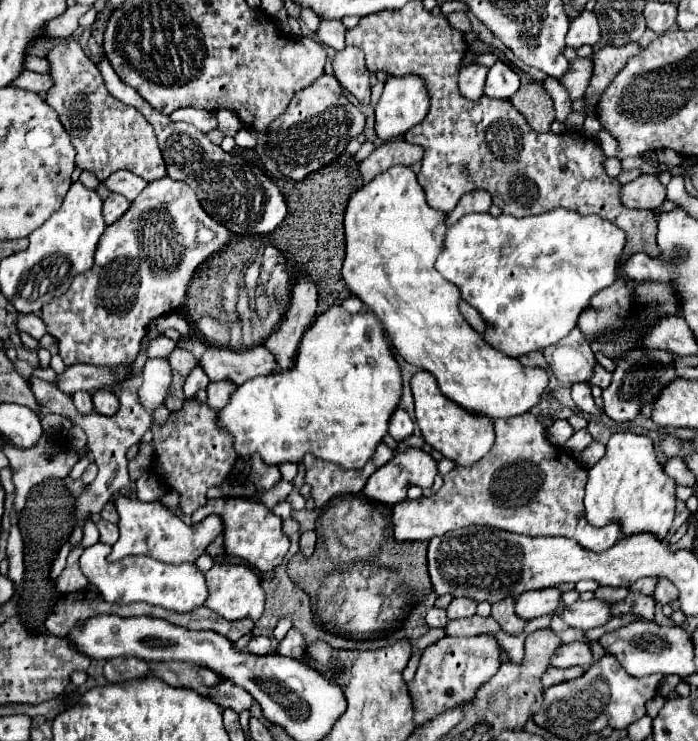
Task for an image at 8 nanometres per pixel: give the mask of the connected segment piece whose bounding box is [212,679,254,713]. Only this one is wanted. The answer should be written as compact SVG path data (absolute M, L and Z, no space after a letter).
M222 679L220 683L222 685L218 687L218 693L212 695L214 703L220 703L222 707L226 705L226 707L234 709L236 713L240 713L244 709L250 709L254 705L254 699L246 691L242 691L242 687L236 687L234 683L230 683L226 679Z

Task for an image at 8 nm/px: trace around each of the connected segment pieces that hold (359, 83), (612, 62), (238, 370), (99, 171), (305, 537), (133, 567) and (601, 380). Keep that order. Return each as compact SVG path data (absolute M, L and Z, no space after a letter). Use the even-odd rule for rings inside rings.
M346 47L336 53L334 57L334 75L340 81L340 85L350 91L354 97L360 99L360 103L370 103L370 75L364 65L364 55L356 47Z
M626 43L622 47L606 45L598 53L592 55L594 73L592 73L592 81L590 81L586 95L584 95L588 99L590 109L594 109L598 105L602 91L610 85L610 81L616 77L616 73L628 63L628 59L634 57L640 49L642 49L640 43Z
M264 345L248 349L208 347L200 359L200 367L210 381L232 379L236 385L242 385L258 375L270 375L276 371L276 359Z
M62 41L48 51L52 87L46 91L46 103L58 113L70 141L76 149L76 167L94 173L100 181L106 175L128 169L146 181L166 175L164 159L154 135L152 125L134 109L114 99L102 81L96 65L88 59L76 41Z
M304 531L300 535L300 553L304 557L310 557L312 551L314 551L314 545L316 545L316 533L314 531Z
M98 541L86 547L80 557L80 571L100 591L102 599L114 605L144 601L176 613L190 613L196 607L202 607L206 603L208 587L204 581L204 573L194 563L182 563L176 567L176 565L164 565L152 557L143 555L128 556L120 561L110 562L106 559L108 553L110 553L110 547Z
M594 365L592 377L588 379L588 385L598 385L602 389L606 389L610 385L610 373L606 373L606 369L602 365Z

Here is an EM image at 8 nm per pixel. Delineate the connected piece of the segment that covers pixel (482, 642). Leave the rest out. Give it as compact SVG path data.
M492 633L472 635L472 637L454 637L446 635L434 645L424 649L418 671L414 679L408 683L410 695L414 699L414 721L422 725L432 719L438 711L454 707L462 701L474 699L476 689L486 683L502 665L502 645L496 641Z

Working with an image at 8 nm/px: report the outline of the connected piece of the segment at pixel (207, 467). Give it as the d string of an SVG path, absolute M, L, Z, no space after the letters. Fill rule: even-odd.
M186 399L184 407L170 415L162 427L154 427L154 469L168 489L180 493L180 507L186 515L192 515L202 503L206 503L206 491L216 487L228 477L236 461L230 435L216 427L216 411L208 405L198 405Z

